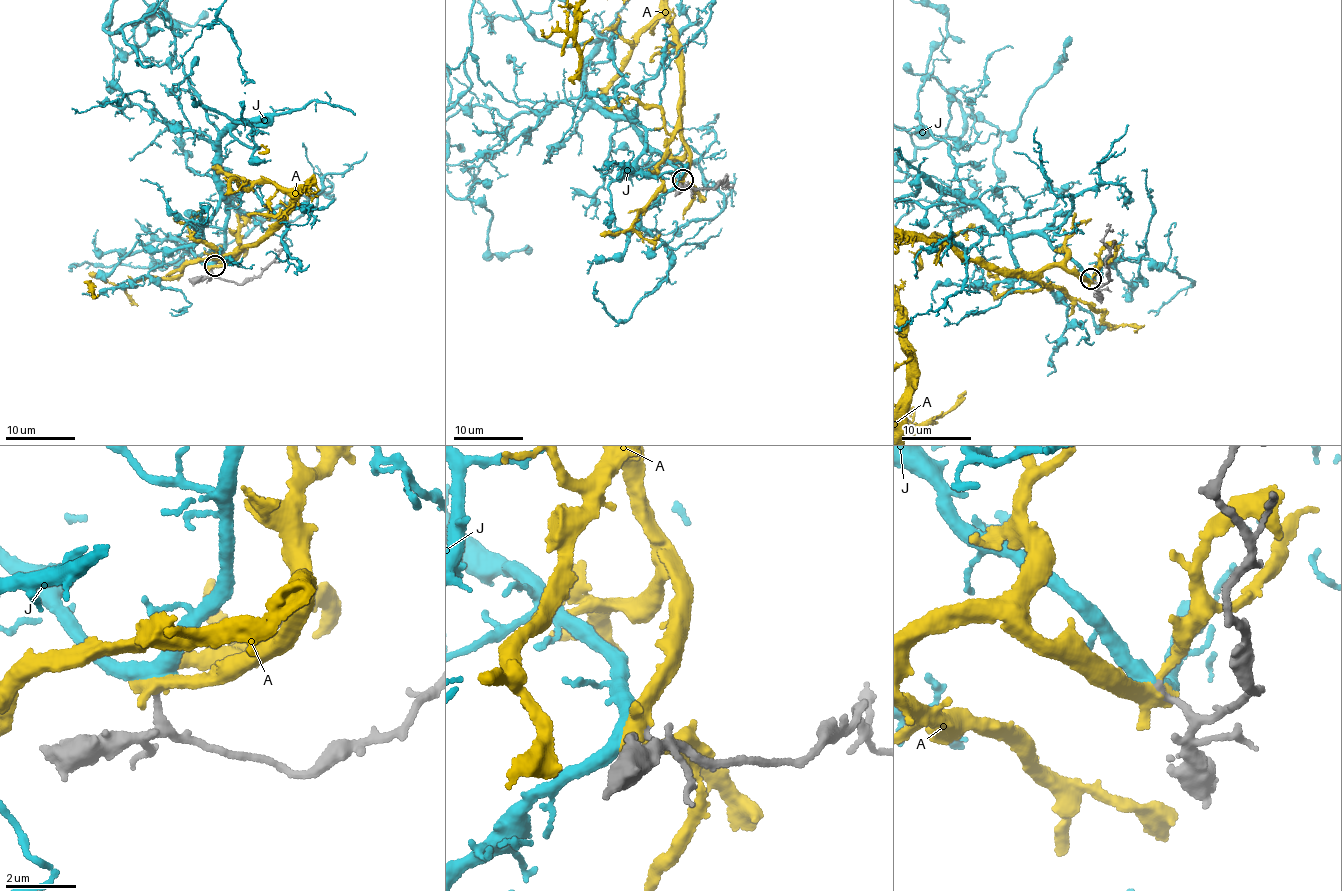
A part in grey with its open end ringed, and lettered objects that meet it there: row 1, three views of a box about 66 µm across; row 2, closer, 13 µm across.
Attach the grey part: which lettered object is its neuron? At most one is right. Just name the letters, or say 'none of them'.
J

